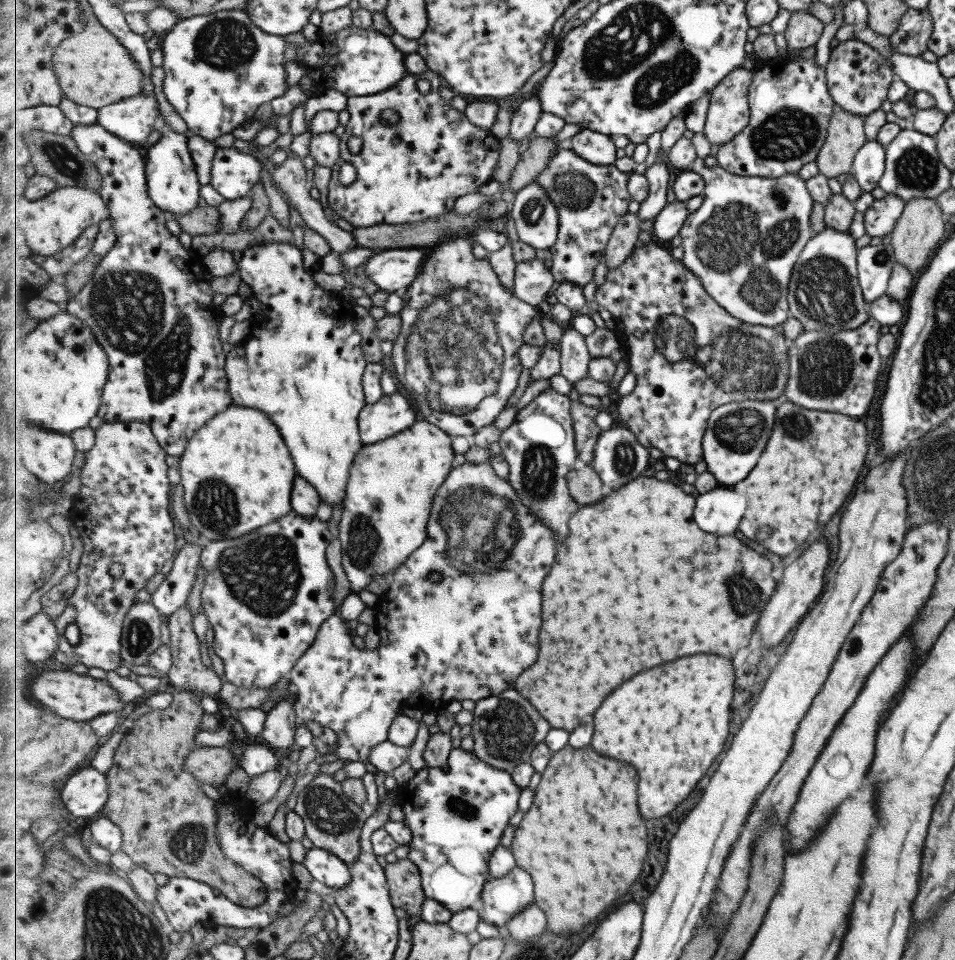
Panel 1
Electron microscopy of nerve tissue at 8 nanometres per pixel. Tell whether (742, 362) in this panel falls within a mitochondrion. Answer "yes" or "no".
yes

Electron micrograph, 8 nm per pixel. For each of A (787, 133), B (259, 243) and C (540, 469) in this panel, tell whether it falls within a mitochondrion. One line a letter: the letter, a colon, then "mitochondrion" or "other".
A: mitochondrion
B: other
C: mitochondrion

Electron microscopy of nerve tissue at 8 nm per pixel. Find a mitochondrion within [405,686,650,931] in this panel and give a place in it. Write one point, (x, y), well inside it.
(507, 733)

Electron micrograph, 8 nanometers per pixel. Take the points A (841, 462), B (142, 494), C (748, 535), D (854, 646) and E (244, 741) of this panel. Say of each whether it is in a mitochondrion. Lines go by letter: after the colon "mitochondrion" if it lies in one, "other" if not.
A: other
B: other
C: other
D: other
E: other

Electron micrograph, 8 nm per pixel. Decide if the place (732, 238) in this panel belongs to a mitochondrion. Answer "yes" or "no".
yes

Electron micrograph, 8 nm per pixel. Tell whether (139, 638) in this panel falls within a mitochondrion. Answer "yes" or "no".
yes

